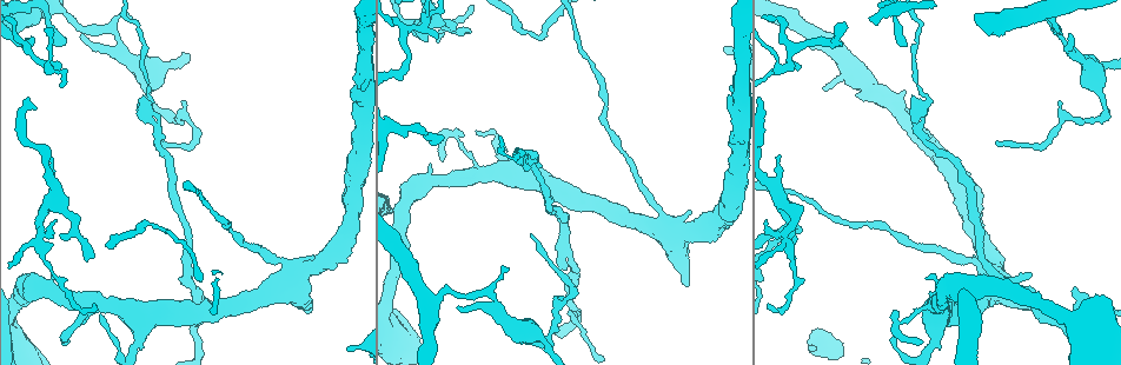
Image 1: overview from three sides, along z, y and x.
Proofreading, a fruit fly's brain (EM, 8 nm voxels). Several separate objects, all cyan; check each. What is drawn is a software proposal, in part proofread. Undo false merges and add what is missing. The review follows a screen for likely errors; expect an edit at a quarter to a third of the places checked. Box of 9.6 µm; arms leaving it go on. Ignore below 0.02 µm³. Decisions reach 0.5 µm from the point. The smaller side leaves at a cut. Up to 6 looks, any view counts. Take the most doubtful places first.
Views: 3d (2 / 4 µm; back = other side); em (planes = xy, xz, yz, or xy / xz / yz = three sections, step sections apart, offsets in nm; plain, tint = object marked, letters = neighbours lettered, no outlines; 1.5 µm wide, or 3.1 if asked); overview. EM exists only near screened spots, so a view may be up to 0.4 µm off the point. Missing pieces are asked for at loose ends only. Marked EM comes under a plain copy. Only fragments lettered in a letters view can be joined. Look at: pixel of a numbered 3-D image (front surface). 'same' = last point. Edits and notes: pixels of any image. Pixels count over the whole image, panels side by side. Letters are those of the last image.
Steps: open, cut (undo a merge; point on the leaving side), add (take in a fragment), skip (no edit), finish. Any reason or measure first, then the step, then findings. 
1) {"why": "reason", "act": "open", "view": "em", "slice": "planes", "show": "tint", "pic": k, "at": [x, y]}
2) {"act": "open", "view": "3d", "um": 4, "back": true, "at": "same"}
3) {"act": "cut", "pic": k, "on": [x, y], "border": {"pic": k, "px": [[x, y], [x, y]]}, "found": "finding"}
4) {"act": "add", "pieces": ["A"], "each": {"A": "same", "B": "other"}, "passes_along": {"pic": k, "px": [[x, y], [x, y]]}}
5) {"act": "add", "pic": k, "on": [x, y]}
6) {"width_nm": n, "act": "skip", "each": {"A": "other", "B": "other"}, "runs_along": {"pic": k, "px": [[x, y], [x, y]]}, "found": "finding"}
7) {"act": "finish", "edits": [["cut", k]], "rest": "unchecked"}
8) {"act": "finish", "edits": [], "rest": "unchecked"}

{"why": "three-way junction", "act": "open", "view": "em", "slice": "xy", "step": 4, "show": "tint", "pic": 1, "at": [422, 18]}

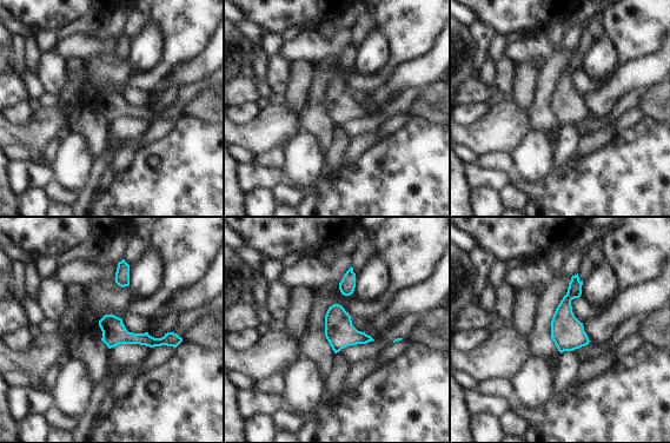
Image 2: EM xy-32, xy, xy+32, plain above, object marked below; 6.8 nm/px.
{"act": "open", "view": "em", "slice": "xy", "step": 4, "show": "letters", "at": "same"}

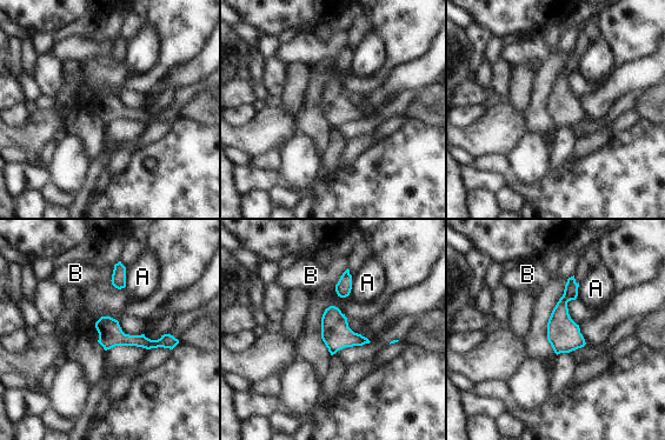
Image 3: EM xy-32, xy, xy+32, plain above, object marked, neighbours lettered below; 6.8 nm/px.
{"act": "skip", "each": {"A": "other", "B": "other"}, "runs_along": {"pic": 3, "px": [[98, 325], [120, 339], [165, 342]]}, "found": "all the same neuron"}

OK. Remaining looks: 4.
{"why": "end of a long branch", "act": "open", "view": "em", "slice": "planes", "show": "letters", "pic": 1, "at": [100, 314]}

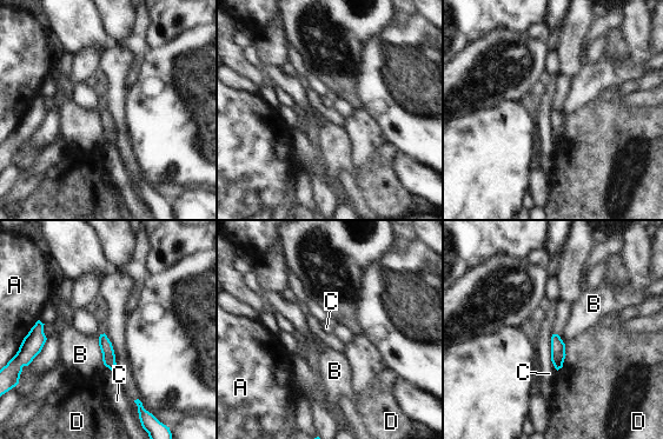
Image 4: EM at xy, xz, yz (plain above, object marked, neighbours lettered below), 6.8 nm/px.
{"act": "skip", "each": {"A": "other", "B": "other", "C": "other", "D": "other"}, "found": "no lettered fragment goes on from it"}

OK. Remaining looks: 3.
{"why": "an open end", "act": "open", "view": "em", "slice": "xy", "step": 4, "show": "letters", "pic": 1, "at": [723, 47]}

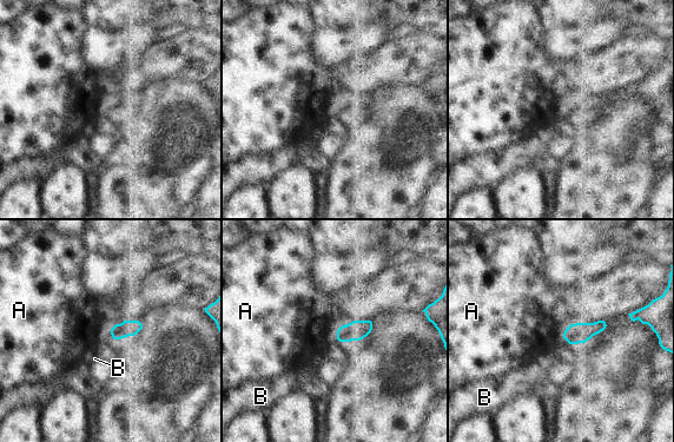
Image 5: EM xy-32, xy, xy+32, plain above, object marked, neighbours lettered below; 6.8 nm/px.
{"act": "skip", "each": {"A": "other", "B": "other"}, "border": {"pic": 5, "px": [[344, 324], [337, 330], [336, 338]]}, "found": "no lettered fragment goes on from it"}

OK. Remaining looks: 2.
{"act": "finish", "edits": [], "rest": "unchecked"}

